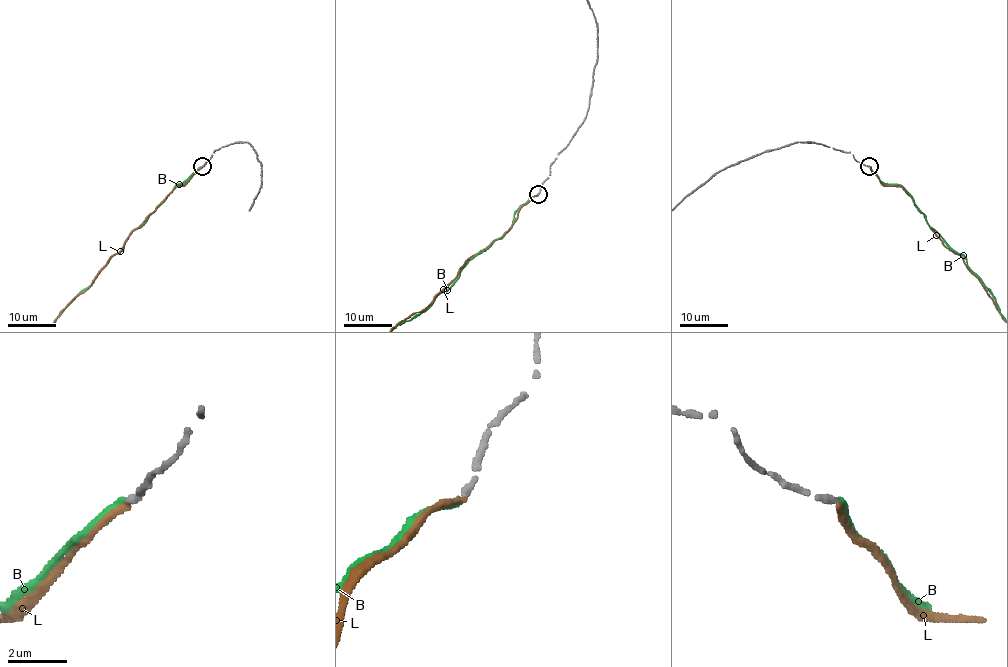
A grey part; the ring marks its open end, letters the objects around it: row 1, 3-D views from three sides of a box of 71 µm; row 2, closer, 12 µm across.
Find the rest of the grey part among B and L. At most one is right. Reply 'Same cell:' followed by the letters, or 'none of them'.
Same cell: B

